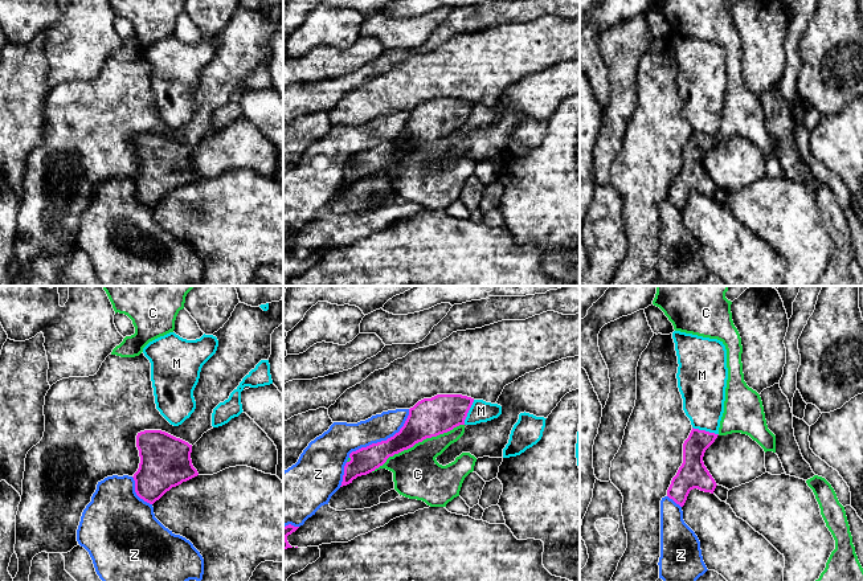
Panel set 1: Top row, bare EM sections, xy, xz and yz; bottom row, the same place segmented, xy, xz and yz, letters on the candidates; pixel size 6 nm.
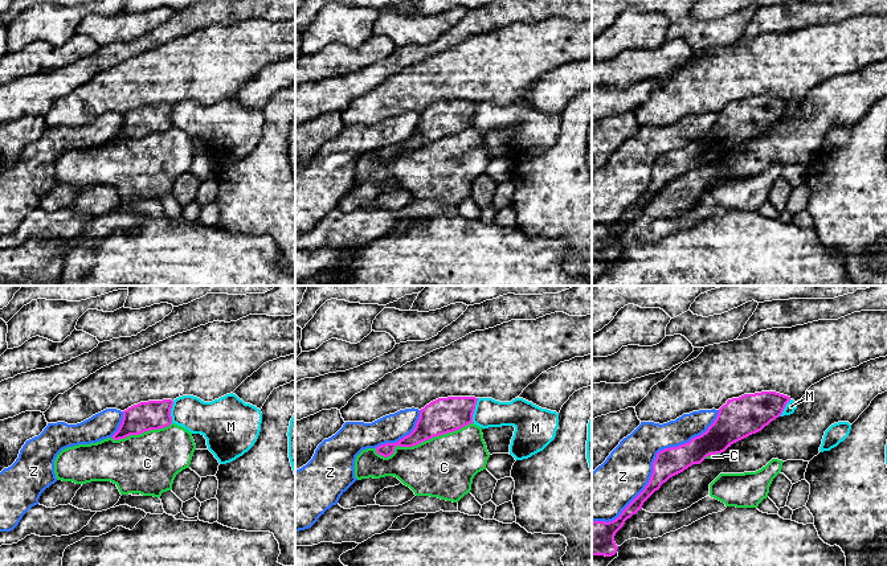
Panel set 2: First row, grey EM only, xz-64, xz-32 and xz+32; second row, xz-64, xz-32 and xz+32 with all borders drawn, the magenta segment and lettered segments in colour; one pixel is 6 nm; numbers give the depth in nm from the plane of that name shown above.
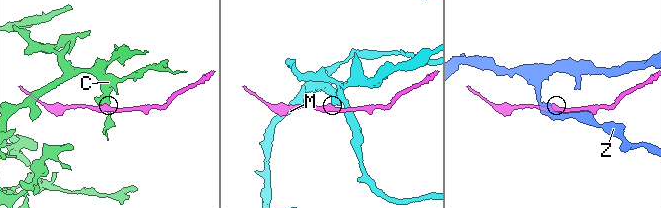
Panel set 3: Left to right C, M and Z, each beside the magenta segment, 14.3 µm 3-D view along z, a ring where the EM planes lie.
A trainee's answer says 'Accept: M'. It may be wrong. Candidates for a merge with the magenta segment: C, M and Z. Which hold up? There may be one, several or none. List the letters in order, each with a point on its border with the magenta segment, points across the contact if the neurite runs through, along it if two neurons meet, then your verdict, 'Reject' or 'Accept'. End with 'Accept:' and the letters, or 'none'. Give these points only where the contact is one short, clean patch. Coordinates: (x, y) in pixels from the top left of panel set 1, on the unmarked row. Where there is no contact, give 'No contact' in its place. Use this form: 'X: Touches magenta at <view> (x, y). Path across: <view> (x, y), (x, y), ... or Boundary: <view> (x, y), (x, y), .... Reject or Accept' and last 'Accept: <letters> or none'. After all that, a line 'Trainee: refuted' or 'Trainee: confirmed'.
C: Touches magenta at xz (417, 146). Reject
M: Touches magenta at yz (704, 134). Boundary: yz (692, 130), (718, 138). Reject
Z: Touches magenta at xz (383, 144). Reject
Accept: none
Trainee: refuted

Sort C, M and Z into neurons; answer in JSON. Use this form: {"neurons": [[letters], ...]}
{"neurons": [["C"], ["M"], ["Z"]]}

